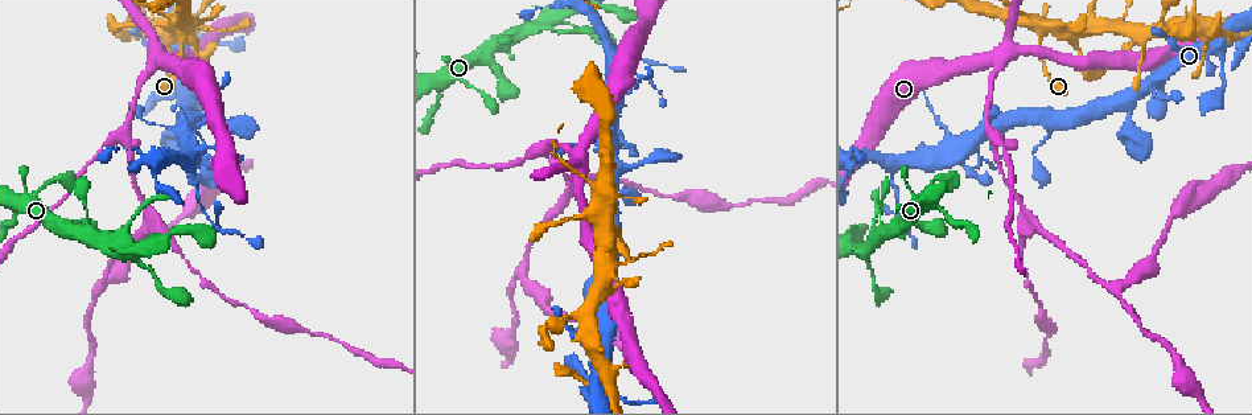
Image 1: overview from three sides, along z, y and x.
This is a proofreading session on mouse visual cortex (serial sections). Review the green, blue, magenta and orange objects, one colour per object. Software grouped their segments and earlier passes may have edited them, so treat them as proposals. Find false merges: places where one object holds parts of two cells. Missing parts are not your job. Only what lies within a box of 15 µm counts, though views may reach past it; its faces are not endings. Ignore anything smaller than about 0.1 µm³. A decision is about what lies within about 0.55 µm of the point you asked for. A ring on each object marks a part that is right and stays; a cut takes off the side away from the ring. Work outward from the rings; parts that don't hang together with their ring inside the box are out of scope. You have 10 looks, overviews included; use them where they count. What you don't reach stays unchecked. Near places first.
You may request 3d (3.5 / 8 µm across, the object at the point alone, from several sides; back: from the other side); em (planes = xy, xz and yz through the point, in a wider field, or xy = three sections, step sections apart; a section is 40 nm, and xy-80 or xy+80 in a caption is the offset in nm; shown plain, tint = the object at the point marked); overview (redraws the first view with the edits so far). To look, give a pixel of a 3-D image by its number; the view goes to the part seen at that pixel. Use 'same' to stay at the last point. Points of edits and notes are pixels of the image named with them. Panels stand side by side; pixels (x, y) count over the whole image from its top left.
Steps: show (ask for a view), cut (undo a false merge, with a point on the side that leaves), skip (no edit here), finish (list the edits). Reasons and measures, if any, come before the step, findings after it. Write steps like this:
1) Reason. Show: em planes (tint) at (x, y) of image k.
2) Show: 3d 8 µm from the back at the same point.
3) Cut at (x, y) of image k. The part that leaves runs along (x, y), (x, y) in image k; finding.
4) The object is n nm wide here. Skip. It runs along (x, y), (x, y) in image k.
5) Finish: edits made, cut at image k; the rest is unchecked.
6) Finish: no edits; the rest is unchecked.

Looks like a crossing. Show: 3d 3.5 µm at (1041, 30) of image 1.

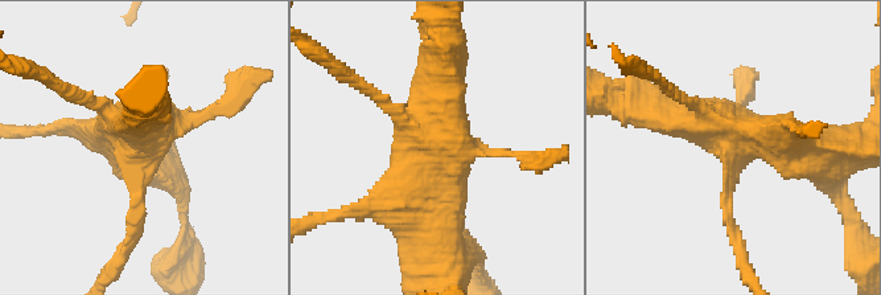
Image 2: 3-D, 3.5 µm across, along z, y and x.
Need the tissue. Show: em xy step 3 (tint) at (740, 144) of image 2.

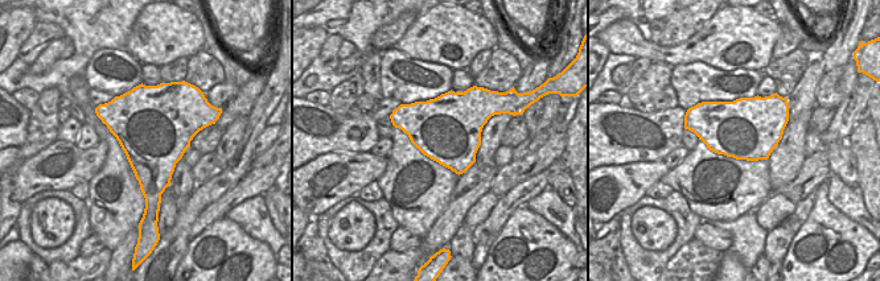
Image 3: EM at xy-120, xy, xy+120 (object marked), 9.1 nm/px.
Skip. It runs along (731, 228), (731, 163), (744, 138), (819, 147) in image 2; one cell here.

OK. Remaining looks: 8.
Show: 3d 3.5 µm at (997, 59) of image 1.

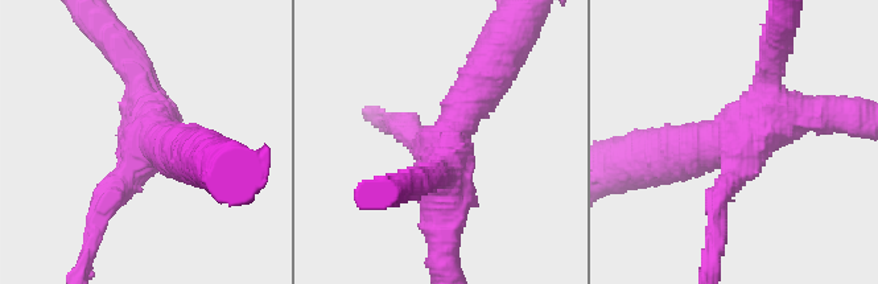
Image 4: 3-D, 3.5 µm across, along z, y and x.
3 arms meet here; the arms are 250, 500, 600 nm wide; now the EM. Show: em xy step 5 (tint) at (147, 147) of image 4.

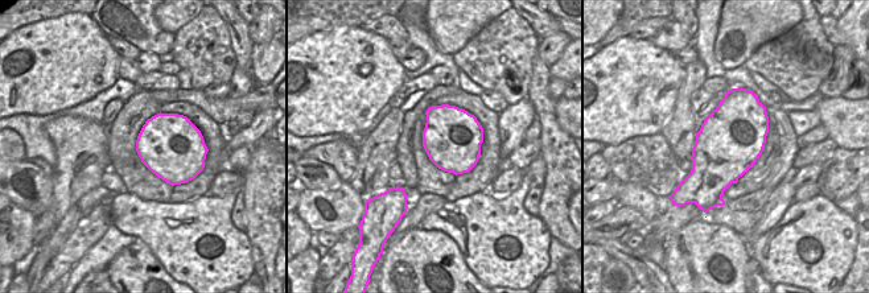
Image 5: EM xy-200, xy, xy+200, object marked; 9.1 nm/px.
Another direction. Show: em xy step 3 (tint) at the same point.

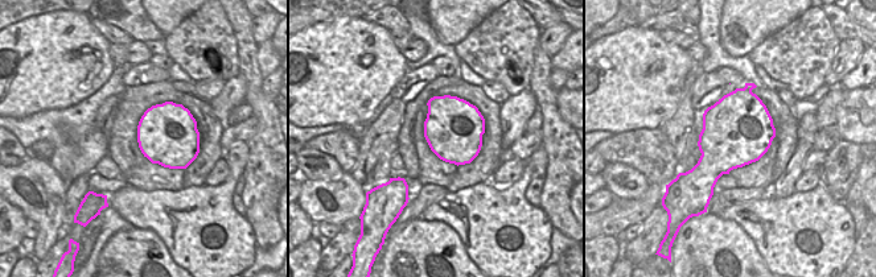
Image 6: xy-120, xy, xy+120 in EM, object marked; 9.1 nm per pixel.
Skip. It runs along (197, 156), (152, 144), (99, 217) in image 4; continuous, no second cell.

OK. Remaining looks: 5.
Show: 3d 3.5 µm at (185, 150) of image 1.

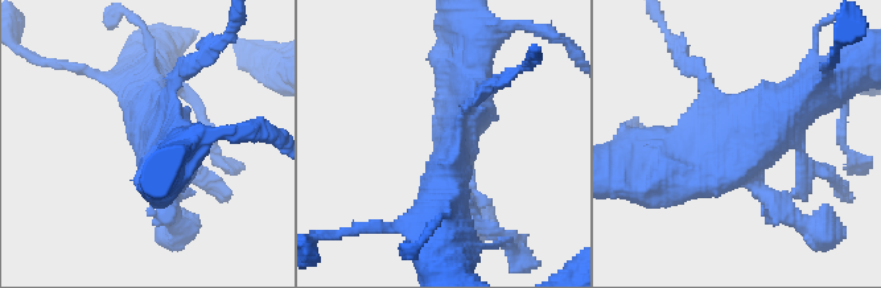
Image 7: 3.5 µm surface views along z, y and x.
Show: em xy step 1 (tint) at (747, 152) of image 7.

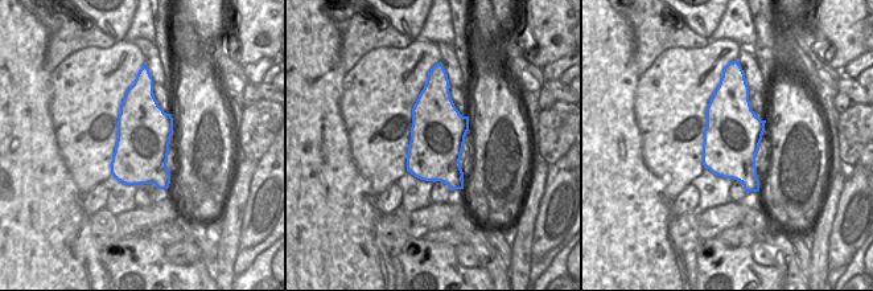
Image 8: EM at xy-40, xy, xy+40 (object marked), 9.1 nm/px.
Skip. It runs along (811, 94), (742, 155), (665, 167) in image 7; all the same cell.

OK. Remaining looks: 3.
A fork. Show: 3d 3.5 µm from the back at (120, 136) of image 1.

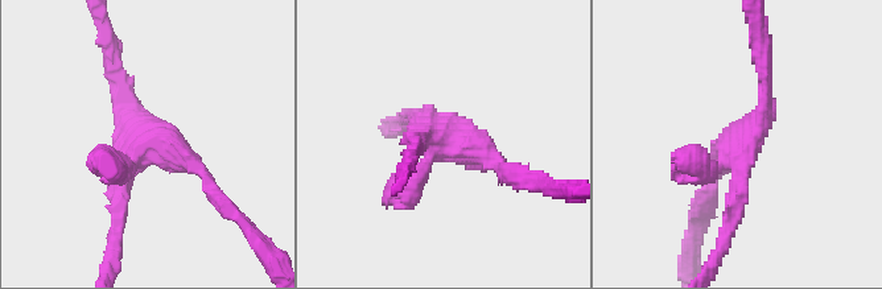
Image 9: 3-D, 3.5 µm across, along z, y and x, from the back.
Shape alone is not enough. Show: em planes (tint) at (438, 135) of image 9.

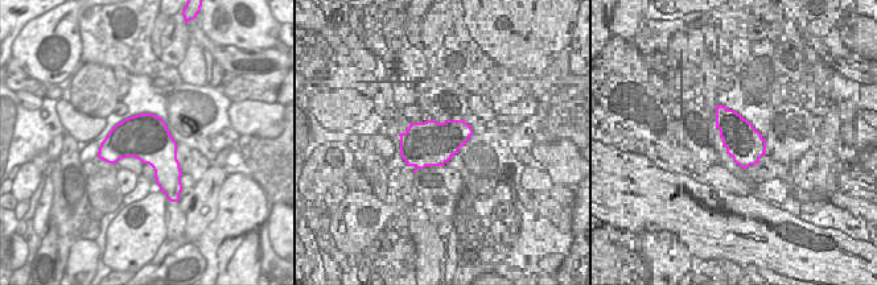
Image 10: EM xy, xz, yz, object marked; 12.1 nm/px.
The object is 550 nm wide here. Skip. It runs along (763, 62), (729, 221) in image 9; continuous, no second cell.

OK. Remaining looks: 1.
Finish: no edits; the rest is unchecked.

